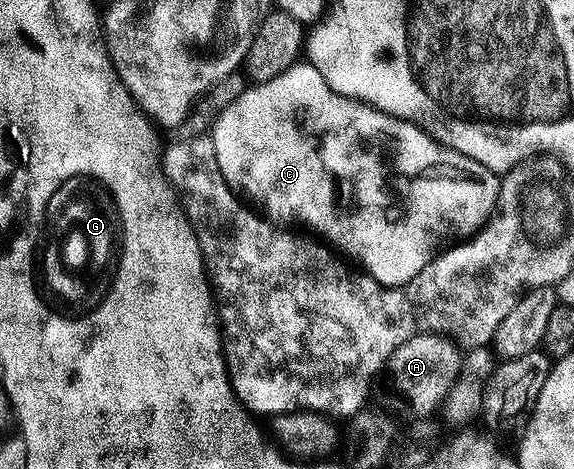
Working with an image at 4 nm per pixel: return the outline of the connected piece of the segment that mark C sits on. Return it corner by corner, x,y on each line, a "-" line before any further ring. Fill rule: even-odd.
308,61
295,63
293,67
280,73
280,77
272,77
272,81
247,86
239,99
218,115
213,124
212,138
220,173
231,191
260,209
261,214
275,225
299,223
302,227
311,227
315,231
311,231
315,236
321,237
331,248
341,252
347,260
355,259
362,266
359,268
373,277
381,287
405,287
412,281
412,277
416,277
416,273
420,273
420,269
424,269
424,265
434,260
443,244
455,237
469,237
475,231
479,231
485,225
486,220
495,214
498,205
500,179
495,172
480,165
480,161
472,161
472,157
464,157
458,151
437,143
433,137
421,131
414,123
378,111
375,107
361,103
359,99
350,99
346,95
336,93
328,85
328,81
324,81
324,77

